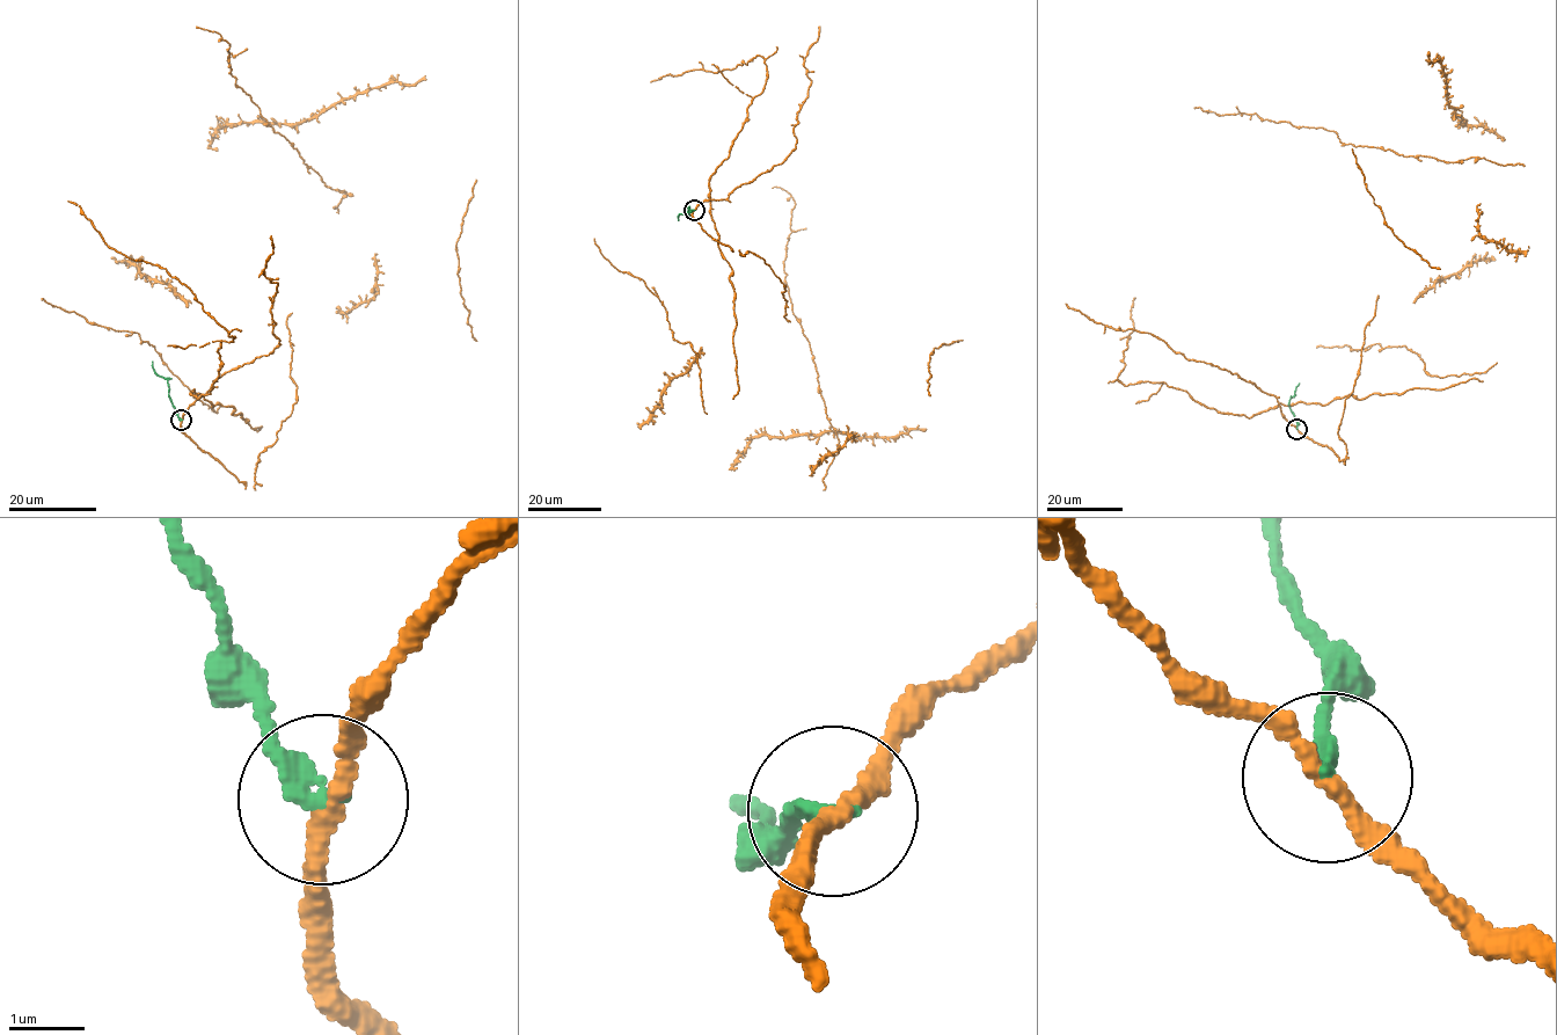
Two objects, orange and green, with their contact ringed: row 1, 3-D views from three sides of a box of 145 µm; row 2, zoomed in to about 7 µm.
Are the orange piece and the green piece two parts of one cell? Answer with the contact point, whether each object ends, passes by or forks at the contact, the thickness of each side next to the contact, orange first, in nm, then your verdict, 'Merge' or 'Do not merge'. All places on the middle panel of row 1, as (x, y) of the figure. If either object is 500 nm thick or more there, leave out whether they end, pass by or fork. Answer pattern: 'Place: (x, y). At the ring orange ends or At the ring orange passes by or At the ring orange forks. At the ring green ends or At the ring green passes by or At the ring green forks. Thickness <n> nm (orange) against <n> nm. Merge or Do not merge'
Place: (694, 210). At the ring orange passes by. At the ring green ends. Thickness 240 nm (orange) against 240 nm. Do not merge

